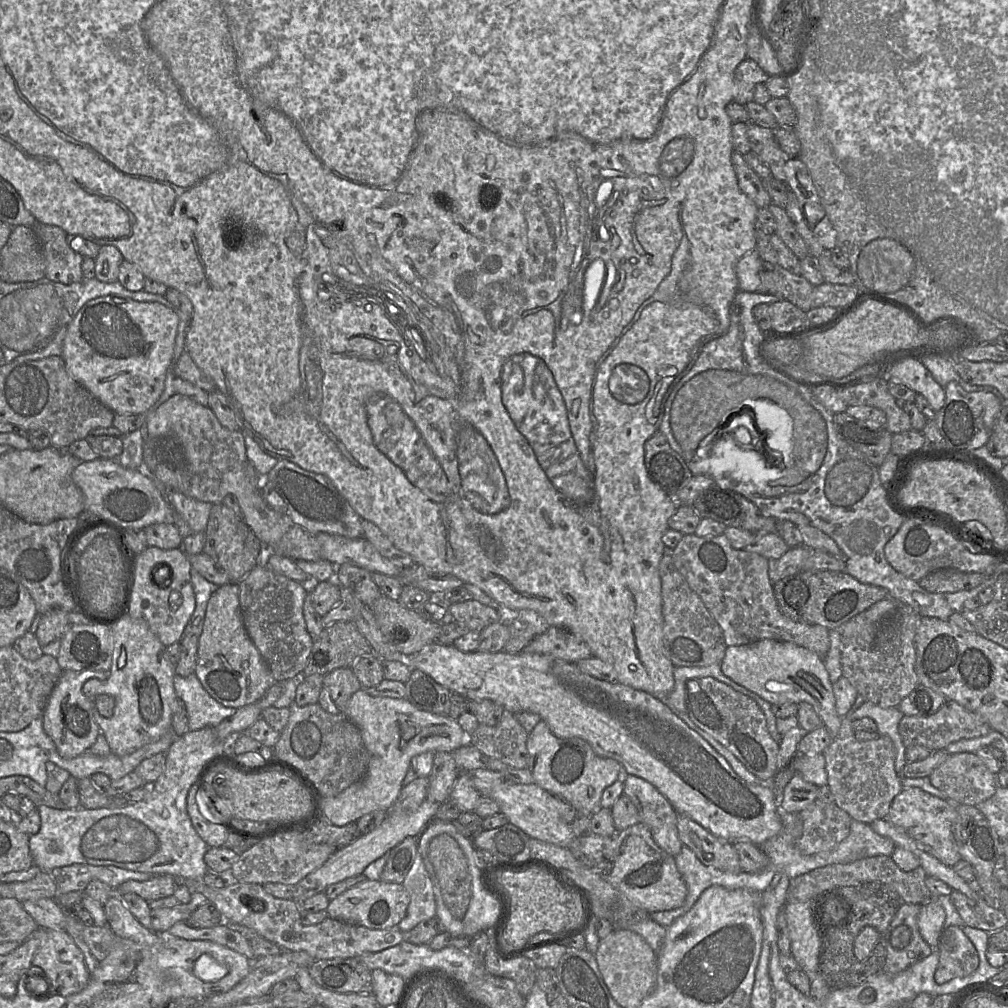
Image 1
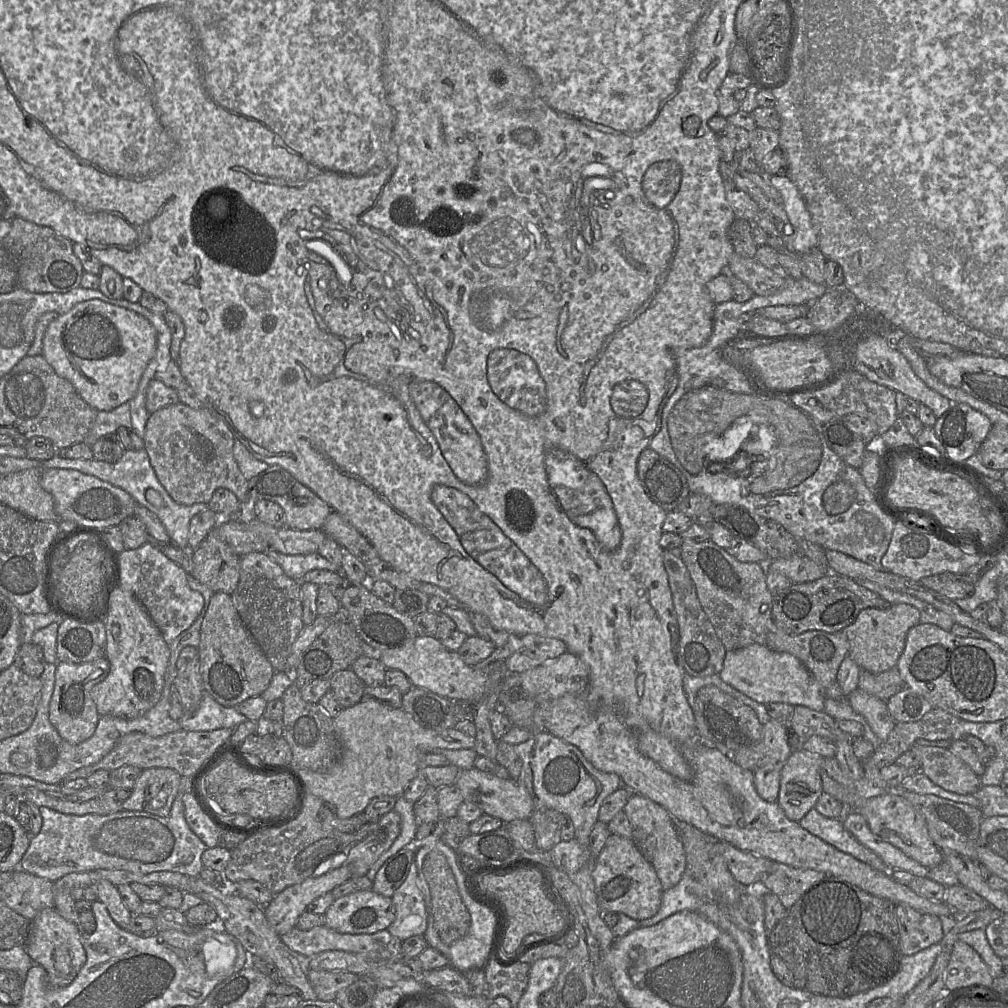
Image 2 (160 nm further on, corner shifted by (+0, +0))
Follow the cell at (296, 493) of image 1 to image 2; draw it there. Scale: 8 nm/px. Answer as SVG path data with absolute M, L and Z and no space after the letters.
M278 465L268 468L248 481L248 505L258 500L270 500L277 503L285 513L285 527L294 530L321 529L327 516L333 511L308 487L298 482L287 470Z

